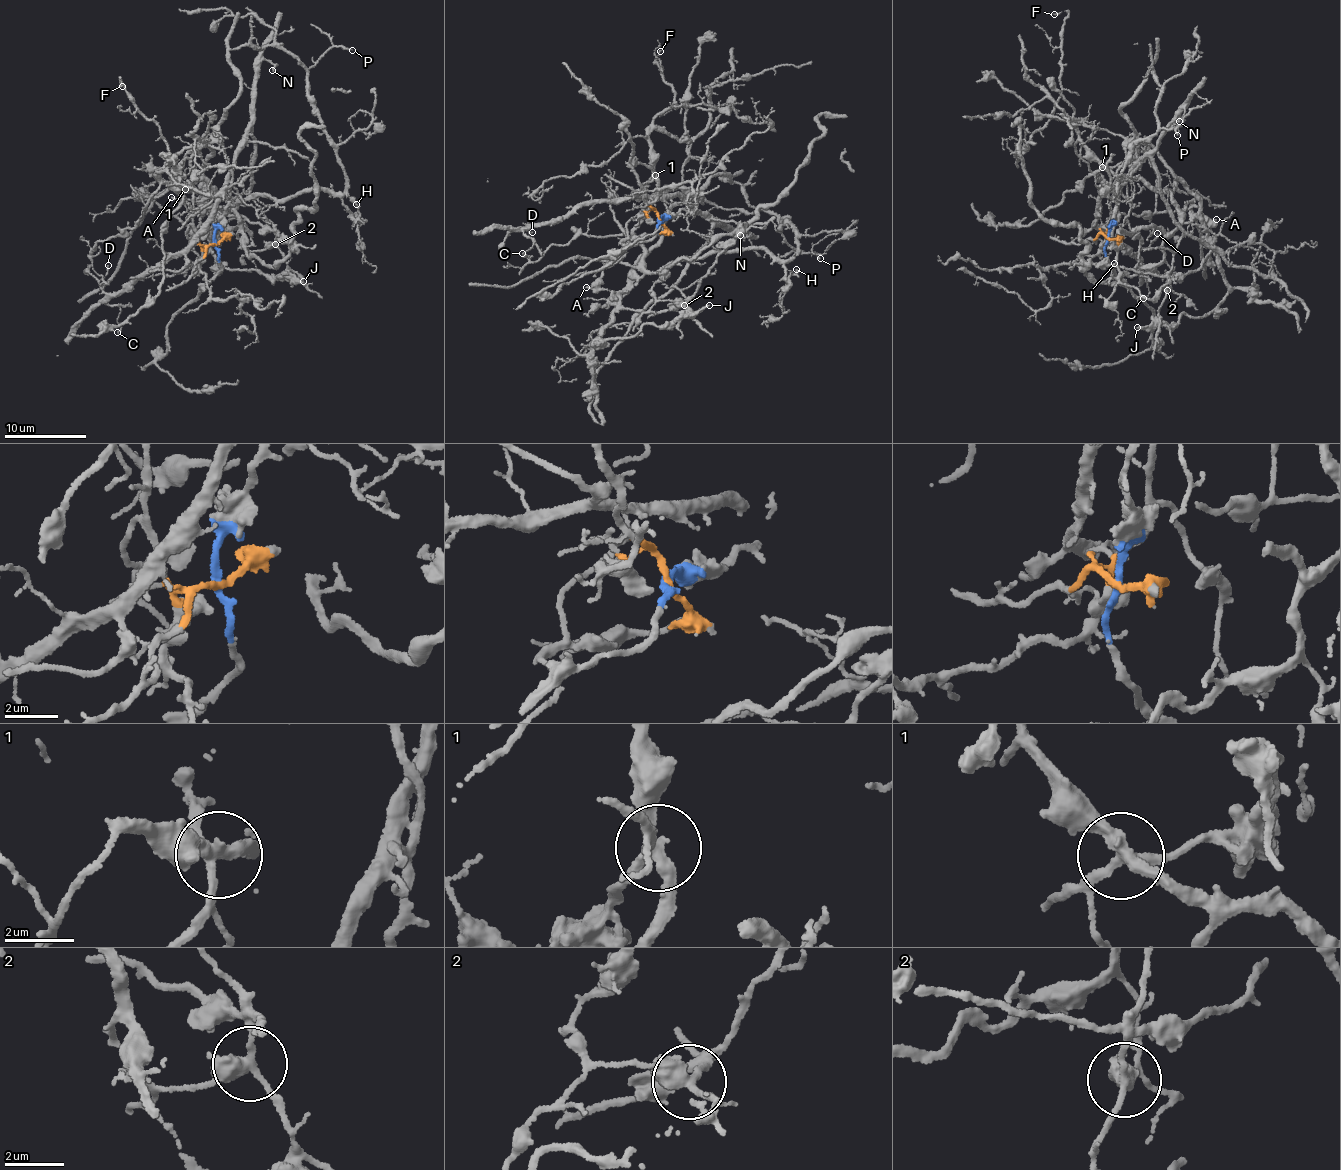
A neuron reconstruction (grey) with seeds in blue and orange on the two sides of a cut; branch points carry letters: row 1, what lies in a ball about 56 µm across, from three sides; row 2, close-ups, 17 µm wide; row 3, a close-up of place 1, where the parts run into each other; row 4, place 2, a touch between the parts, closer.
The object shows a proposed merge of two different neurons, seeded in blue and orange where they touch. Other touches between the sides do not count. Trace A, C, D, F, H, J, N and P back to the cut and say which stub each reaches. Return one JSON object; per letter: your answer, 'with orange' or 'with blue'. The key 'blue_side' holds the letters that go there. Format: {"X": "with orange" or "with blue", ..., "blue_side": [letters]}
{"A": "with orange", "C": "with blue", "D": "with blue", "F": "with orange", "H": "with orange", "J": "with blue", "N": "with blue", "P": "with orange", "blue_side": ["C", "D", "J", "N"]}

